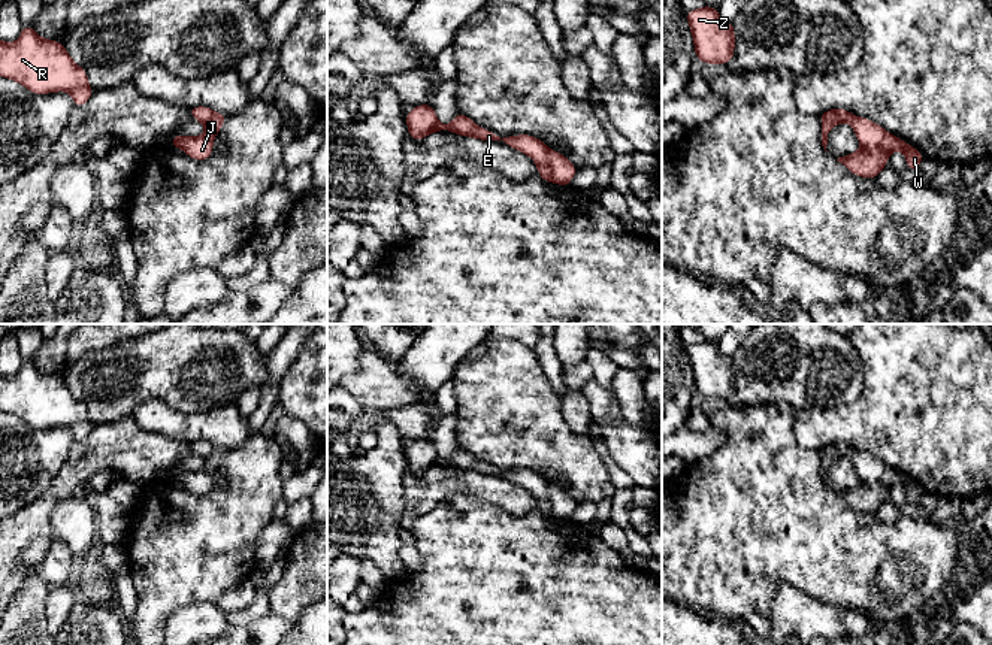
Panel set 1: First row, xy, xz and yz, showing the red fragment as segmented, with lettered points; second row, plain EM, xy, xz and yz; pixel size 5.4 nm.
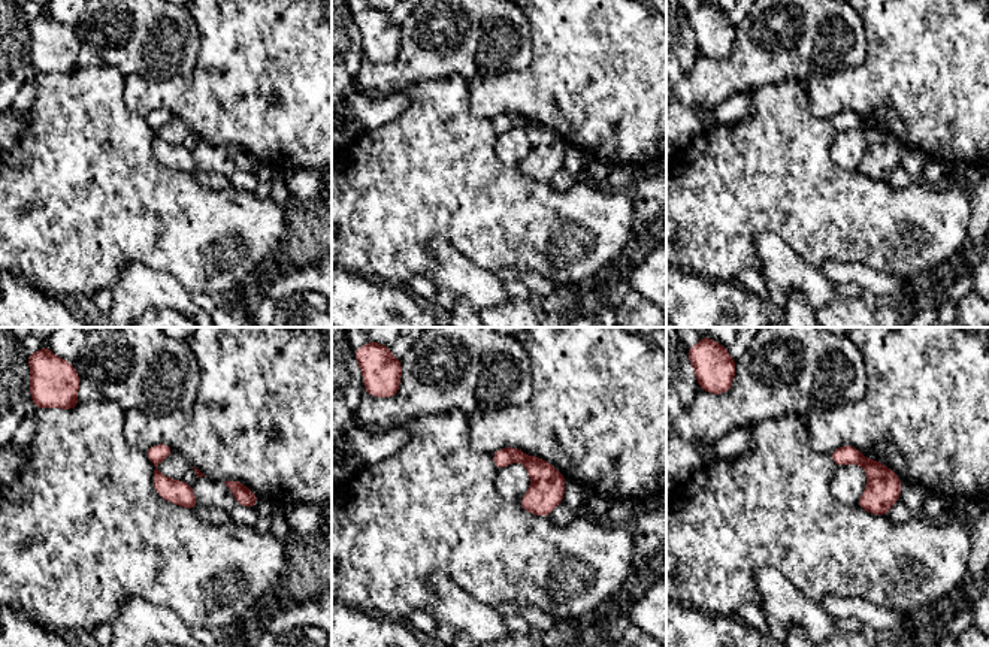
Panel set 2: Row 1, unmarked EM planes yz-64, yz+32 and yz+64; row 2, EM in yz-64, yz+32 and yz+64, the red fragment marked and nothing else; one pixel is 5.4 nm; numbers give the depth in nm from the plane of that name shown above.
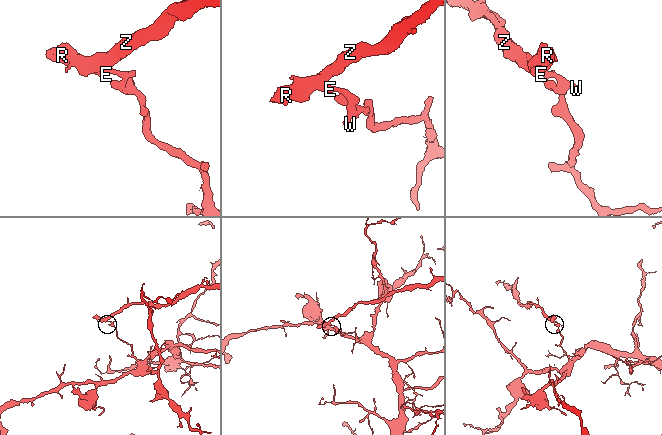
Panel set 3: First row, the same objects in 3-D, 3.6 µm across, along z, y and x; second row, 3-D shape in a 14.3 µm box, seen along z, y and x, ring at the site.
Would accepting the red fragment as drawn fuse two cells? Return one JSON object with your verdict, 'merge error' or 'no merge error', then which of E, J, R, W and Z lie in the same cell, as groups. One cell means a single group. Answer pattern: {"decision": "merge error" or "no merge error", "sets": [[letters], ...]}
{"decision": "merge error", "sets": [["E", "R", "W", "Z"], ["J"]]}

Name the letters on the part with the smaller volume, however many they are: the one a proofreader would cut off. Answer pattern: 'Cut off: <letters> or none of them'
Cut off: E, R, W, Z

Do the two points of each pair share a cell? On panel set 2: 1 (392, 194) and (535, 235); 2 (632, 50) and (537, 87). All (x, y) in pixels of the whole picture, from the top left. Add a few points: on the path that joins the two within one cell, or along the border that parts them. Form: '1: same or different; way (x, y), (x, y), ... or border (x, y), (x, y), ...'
1: same; way (428, 194), (465, 194), (499, 218)
2: same; way (608, 73), (589, 87), (560, 87)

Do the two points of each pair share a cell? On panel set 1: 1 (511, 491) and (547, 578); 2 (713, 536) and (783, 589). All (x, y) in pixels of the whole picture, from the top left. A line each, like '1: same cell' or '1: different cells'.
1: different cells
2: different cells

